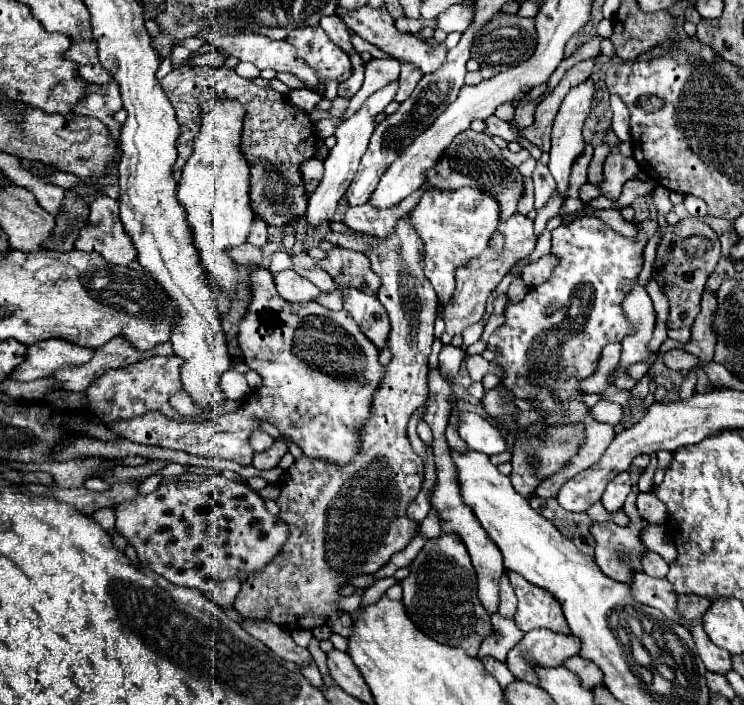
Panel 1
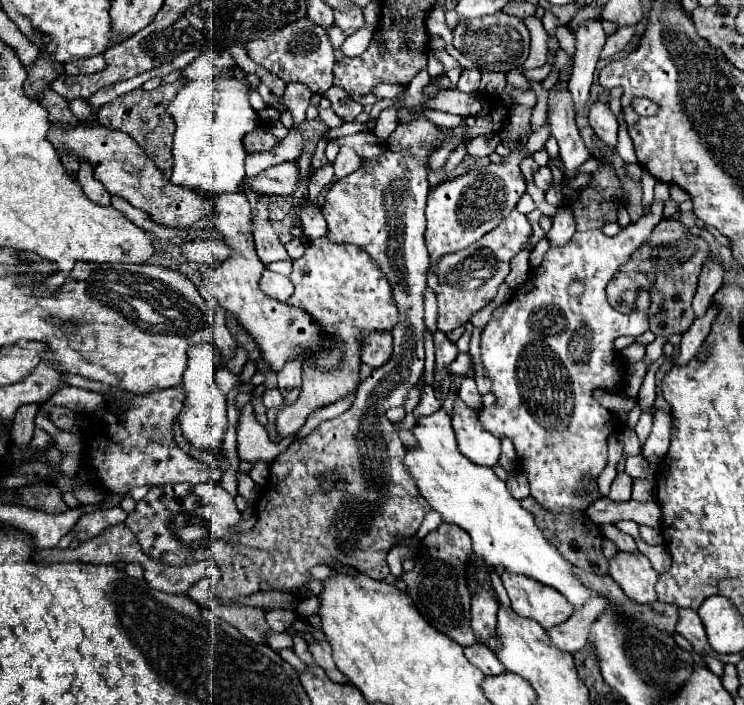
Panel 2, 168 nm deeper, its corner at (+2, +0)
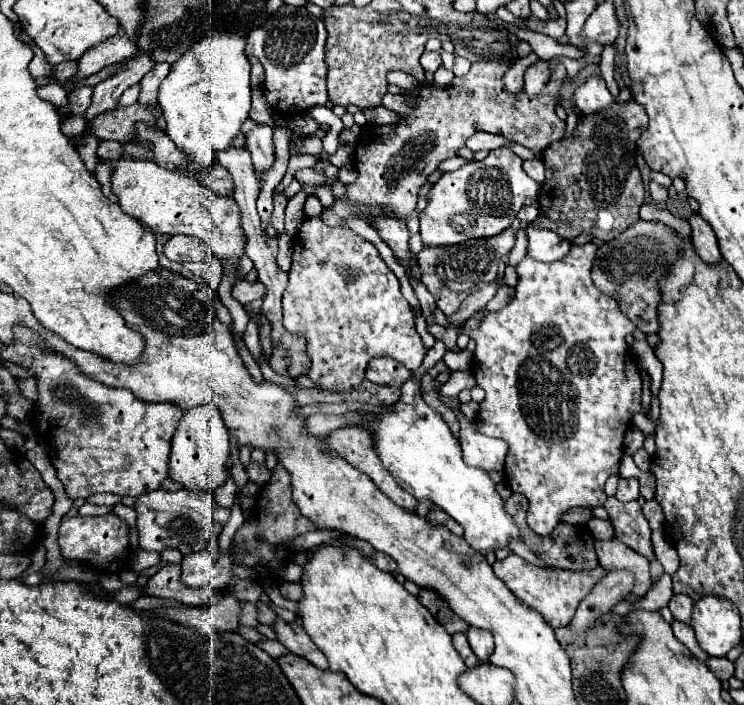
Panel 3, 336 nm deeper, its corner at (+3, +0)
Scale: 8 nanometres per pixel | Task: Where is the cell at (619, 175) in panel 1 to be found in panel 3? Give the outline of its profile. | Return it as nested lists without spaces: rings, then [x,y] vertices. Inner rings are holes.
[[[589,77],[575,91],[575,103],[583,115],[591,115],[591,113],[609,109],[609,105],[615,103],[615,97],[609,93],[609,89],[601,77]]]

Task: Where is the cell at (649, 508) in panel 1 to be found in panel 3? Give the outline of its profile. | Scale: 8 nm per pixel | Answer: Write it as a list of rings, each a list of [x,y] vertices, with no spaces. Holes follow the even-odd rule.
[[[571,509],[569,513],[565,513],[565,517],[561,517],[561,521],[567,521],[567,523],[579,523],[579,525],[585,525],[589,519],[593,517],[593,511],[591,509]]]

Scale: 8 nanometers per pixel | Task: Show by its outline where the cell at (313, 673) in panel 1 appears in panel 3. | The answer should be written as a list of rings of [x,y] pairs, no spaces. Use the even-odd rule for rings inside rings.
[[[265,639],[265,641],[257,643],[257,645],[259,645],[263,651],[267,651],[273,659],[285,655],[285,649],[281,649],[281,643],[279,643],[279,641],[269,641],[269,639]]]

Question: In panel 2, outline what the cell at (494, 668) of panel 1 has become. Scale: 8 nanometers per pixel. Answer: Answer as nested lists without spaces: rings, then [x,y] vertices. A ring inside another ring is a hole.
[[[476,643],[476,645],[466,647],[464,649],[464,655],[484,675],[498,675],[498,673],[504,673],[506,671],[506,669],[502,669],[502,663],[496,659],[496,653],[492,649],[488,649],[486,645],[482,645],[482,643]]]

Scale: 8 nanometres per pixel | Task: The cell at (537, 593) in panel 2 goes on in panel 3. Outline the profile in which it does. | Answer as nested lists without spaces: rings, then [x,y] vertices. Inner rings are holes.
[[[509,555],[503,561],[495,561],[493,565],[495,575],[515,593],[515,597],[529,609],[541,613],[545,621],[553,627],[567,627],[567,623],[573,619],[577,605],[581,599],[595,587],[595,583],[607,573],[605,569],[589,569],[589,571],[565,571],[565,569],[543,569],[537,565],[527,563],[525,559],[517,555]]]

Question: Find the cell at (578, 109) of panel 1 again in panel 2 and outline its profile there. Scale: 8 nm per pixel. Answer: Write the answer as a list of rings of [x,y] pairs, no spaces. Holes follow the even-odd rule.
[[[596,19],[582,21],[576,29],[576,53],[574,53],[574,67],[572,75],[568,81],[568,91],[572,93],[576,109],[586,105],[592,77],[594,77],[594,67],[600,59],[600,51],[604,47],[606,35],[602,23]]]

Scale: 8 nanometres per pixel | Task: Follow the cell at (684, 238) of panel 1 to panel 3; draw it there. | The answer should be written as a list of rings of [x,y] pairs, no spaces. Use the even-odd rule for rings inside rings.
[[[639,219],[635,225],[625,229],[619,239],[613,239],[609,243],[603,243],[597,253],[597,261],[593,267],[593,283],[597,289],[605,295],[611,295],[619,305],[621,311],[643,331],[643,333],[659,333],[659,319],[657,319],[657,307],[661,303],[661,287],[659,281],[671,271],[673,263],[683,257],[683,243],[685,239],[673,231],[669,225],[661,221],[643,221]]]

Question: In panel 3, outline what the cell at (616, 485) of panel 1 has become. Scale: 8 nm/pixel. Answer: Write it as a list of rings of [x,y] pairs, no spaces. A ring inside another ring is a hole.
[[[619,479],[619,487],[615,497],[619,501],[633,501],[639,497],[639,483],[637,479]]]

